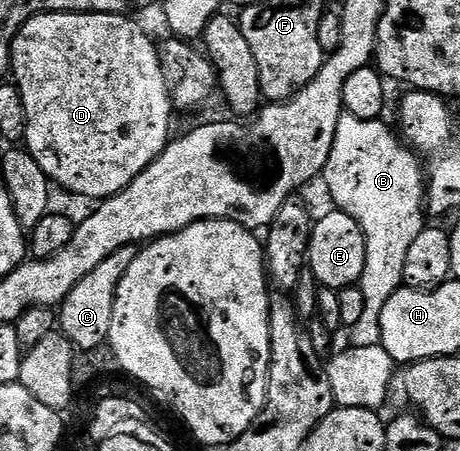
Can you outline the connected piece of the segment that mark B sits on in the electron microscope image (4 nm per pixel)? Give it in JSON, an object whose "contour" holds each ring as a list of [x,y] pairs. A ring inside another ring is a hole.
{"contour":[[[345,112],[340,115],[338,129],[334,129],[334,145],[330,145],[330,157],[322,172],[324,187],[333,199],[337,210],[347,213],[358,221],[366,237],[366,269],[360,278],[359,286],[365,298],[365,308],[356,325],[349,328],[349,344],[353,347],[372,347],[381,344],[381,313],[386,301],[403,286],[407,250],[414,237],[426,226],[426,173],[421,158],[384,123],[385,120],[363,119]]]}

